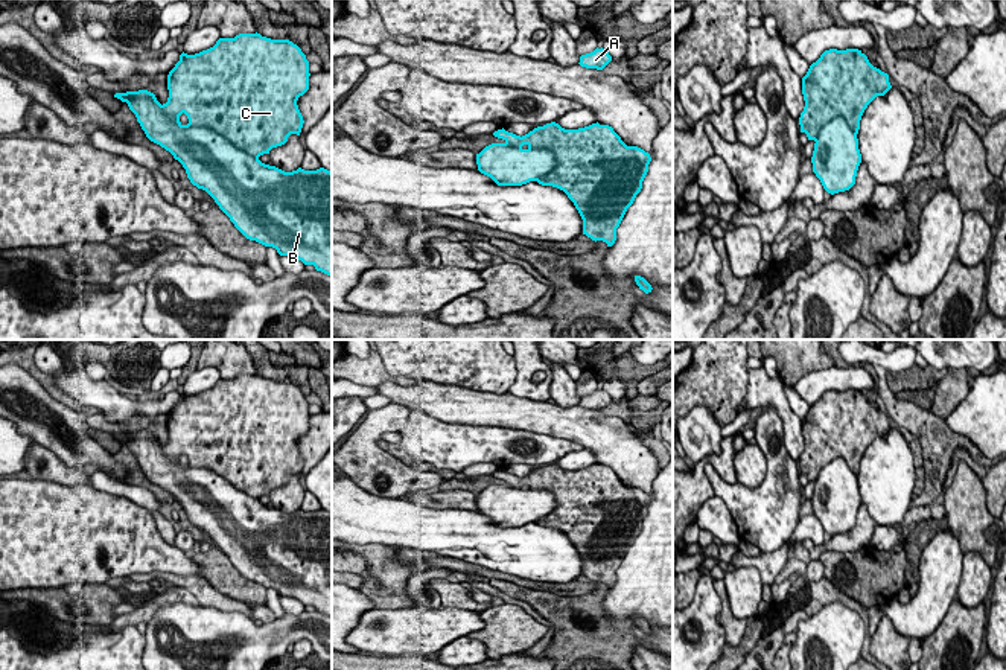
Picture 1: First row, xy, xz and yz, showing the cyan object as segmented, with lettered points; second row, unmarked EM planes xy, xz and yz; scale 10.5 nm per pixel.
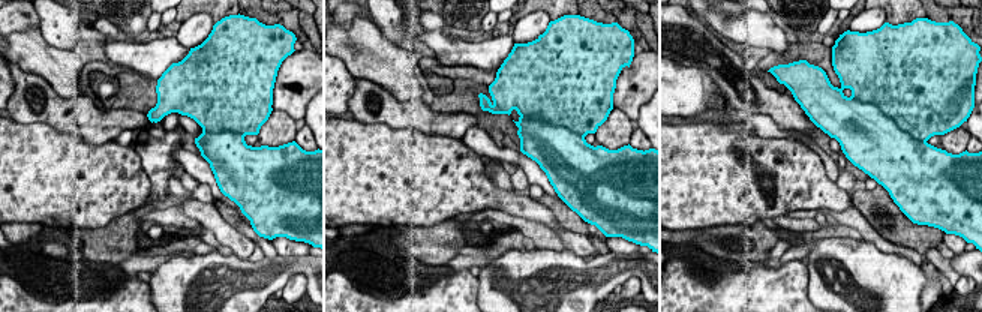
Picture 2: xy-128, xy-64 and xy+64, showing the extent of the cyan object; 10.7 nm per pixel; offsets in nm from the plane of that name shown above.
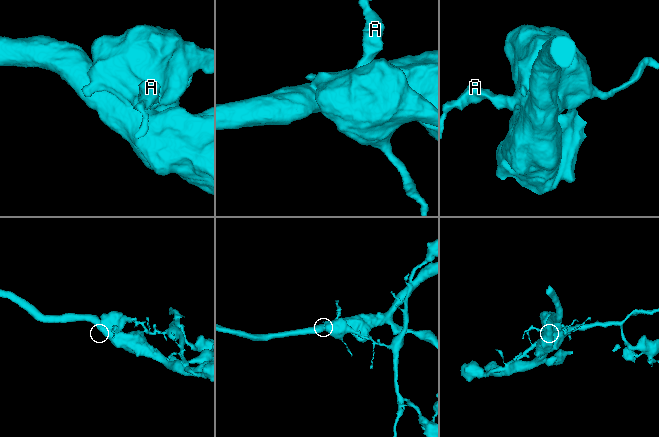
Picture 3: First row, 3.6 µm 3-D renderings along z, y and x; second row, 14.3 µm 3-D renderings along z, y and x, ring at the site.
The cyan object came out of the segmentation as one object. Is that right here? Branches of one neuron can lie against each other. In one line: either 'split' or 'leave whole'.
split

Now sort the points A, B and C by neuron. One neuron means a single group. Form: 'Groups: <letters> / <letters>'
Groups: A C / B

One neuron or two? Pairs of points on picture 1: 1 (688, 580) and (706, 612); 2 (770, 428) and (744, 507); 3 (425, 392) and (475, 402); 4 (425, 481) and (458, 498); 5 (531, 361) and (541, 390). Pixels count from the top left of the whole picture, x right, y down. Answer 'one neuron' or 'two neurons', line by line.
1: two neurons
2: one neuron
3: one neuron
4: two neurons
5: one neuron

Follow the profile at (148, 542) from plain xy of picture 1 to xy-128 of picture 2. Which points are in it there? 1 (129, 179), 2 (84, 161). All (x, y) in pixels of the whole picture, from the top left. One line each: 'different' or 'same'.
1: same
2: same

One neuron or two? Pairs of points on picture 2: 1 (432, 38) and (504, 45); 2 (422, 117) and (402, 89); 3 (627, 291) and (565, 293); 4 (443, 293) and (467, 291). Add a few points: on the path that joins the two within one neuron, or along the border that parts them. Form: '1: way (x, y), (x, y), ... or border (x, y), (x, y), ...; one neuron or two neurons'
1: way (450, 50), (486, 50); one neuron
2: border (378, 84), (399, 101), (422, 98); two neurons
3: border (621, 284), (636, 276), (642, 291); two neurons
4: way (449, 293), (461, 291); one neuron

